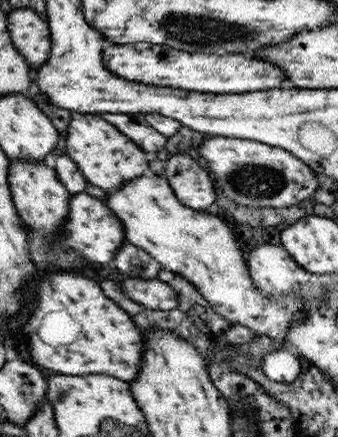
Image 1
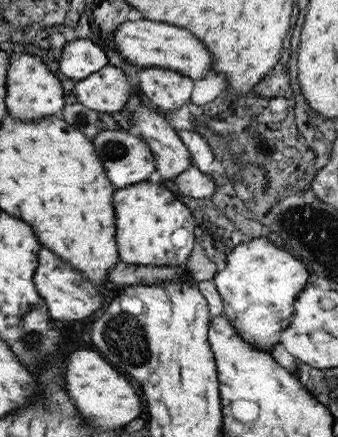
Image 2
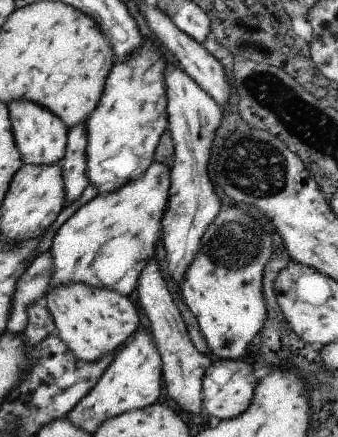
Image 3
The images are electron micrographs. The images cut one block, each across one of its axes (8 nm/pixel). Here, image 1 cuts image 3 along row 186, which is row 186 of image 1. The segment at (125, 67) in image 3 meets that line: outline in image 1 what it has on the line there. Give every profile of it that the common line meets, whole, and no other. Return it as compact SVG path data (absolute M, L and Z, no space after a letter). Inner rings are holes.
M81 116L79 120L69 120L67 140L65 140L67 158L79 168L83 180L87 184L95 184L97 188L109 192L123 188L131 178L139 178L147 168L145 152L141 152L131 140L127 140L117 128L101 120L99 116Z

